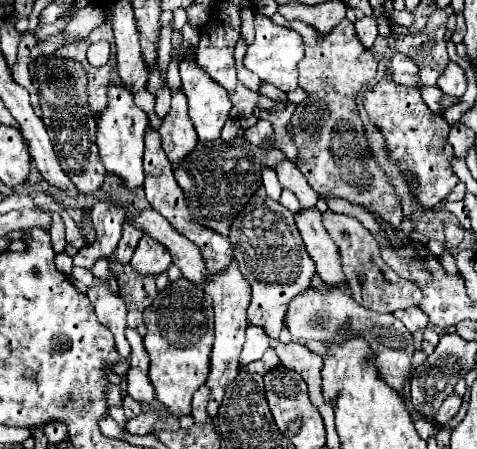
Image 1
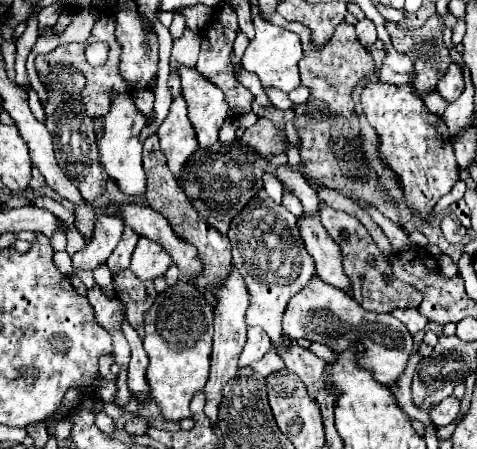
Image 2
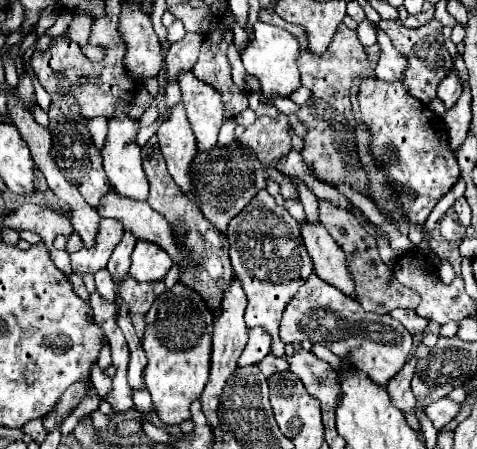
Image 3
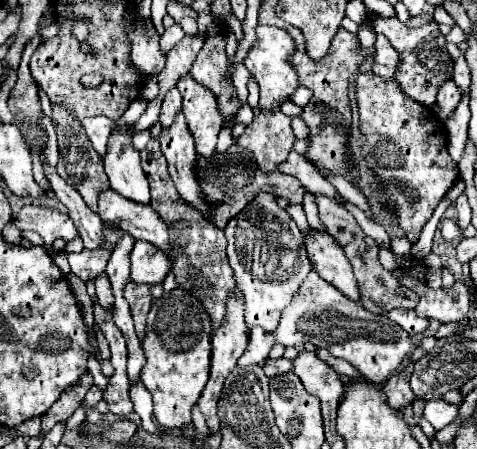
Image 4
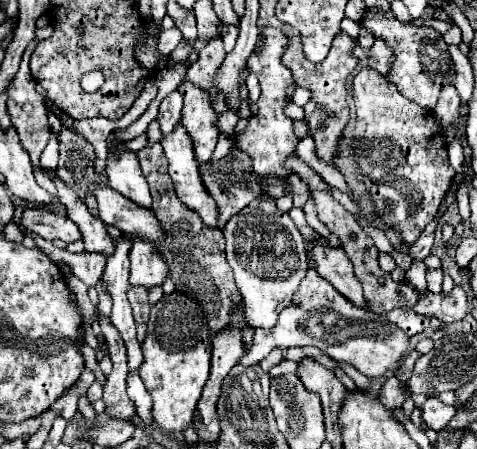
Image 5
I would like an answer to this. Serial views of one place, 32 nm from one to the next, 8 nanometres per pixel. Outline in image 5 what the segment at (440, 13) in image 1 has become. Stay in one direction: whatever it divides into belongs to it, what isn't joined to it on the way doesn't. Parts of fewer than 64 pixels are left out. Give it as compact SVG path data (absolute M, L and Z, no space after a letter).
M366 8L360 26L364 26L368 32L374 34L374 38L384 40L392 52L394 60L390 64L390 72L384 76L390 84L398 88L400 94L404 94L408 100L416 102L422 108L434 108L438 102L438 94L444 86L454 84L456 78L456 68L450 58L448 46L442 40L442 34L438 34L434 28L418 28L412 24L402 24L392 16L392 12L376 10L376 8Z

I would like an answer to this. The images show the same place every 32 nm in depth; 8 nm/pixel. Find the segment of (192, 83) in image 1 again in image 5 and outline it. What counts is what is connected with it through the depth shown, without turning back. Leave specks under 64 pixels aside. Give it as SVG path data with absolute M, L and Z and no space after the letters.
M180 84L178 92L184 96L182 126L192 138L196 162L204 164L210 160L218 142L216 114L212 112L208 94L200 88L194 88L194 84Z

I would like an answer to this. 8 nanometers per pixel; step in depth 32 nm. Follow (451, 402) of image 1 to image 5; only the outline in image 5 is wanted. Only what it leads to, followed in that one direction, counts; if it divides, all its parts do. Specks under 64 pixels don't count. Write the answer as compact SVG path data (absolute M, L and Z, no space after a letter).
M428 398L426 404L422 406L422 420L428 428L432 430L442 430L450 420L452 416L456 414L456 408L454 406L448 406L448 404L442 404L440 400L436 398Z

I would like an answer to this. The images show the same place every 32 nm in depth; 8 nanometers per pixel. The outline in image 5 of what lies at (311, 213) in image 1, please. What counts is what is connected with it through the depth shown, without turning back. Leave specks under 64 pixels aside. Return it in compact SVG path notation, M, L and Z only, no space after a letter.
M322 242L322 244L316 244L314 250L308 252L308 256L316 260L316 270L320 272L320 276L328 280L346 300L350 300L360 308L366 306L362 284L354 276L352 262L348 260L342 248L330 248L326 242Z

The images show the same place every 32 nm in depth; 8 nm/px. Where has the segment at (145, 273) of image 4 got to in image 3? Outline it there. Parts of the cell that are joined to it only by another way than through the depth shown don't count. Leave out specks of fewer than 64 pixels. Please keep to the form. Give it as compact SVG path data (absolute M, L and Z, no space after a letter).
M138 240L132 252L130 276L136 282L156 282L166 276L172 264L172 258L162 248L156 248L156 244L148 244L146 240Z

